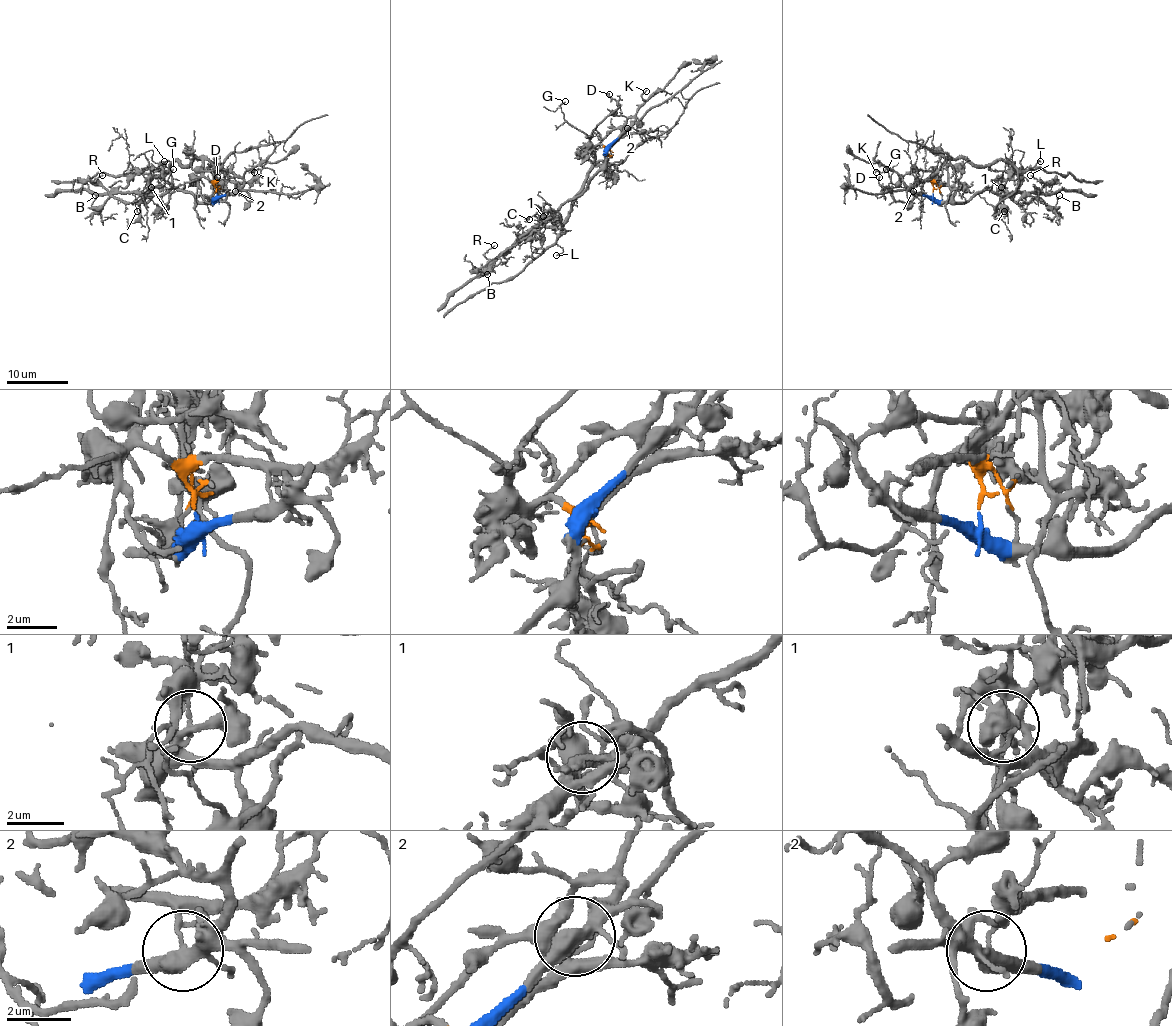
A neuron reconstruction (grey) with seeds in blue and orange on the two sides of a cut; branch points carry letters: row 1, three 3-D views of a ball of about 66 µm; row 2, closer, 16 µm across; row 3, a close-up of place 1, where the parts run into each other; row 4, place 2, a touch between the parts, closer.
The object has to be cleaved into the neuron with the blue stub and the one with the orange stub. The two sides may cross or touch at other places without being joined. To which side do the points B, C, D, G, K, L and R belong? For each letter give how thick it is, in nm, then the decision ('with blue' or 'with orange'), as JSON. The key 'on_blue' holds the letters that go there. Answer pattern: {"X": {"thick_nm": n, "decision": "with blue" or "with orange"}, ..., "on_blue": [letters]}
{"B": {"thick_nm": 90, "decision": "with blue"}, "C": {"thick_nm": 110, "decision": "with blue"}, "D": {"thick_nm": 120, "decision": "with orange"}, "G": {"thick_nm": 100, "decision": "with orange"}, "K": {"thick_nm": 190, "decision": "with blue"}, "L": {"thick_nm": 130, "decision": "with orange"}, "R": {"thick_nm": 110, "decision": "with blue"}, "on_blue": ["B", "C", "K", "R"]}

